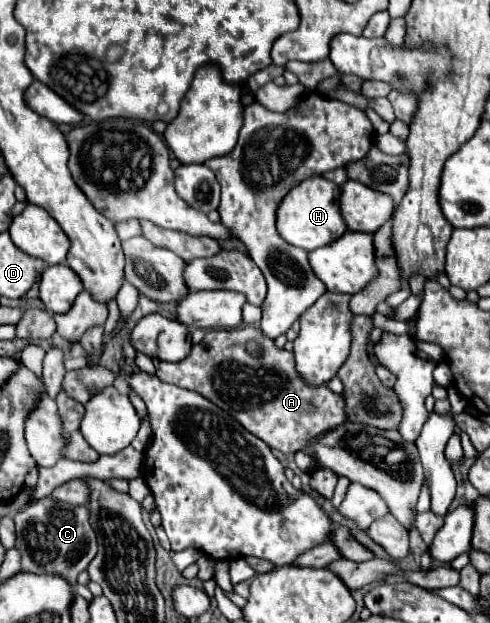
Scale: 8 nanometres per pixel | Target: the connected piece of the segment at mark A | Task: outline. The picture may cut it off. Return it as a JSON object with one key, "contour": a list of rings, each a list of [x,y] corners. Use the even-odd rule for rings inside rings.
{"contour":[[[259,327],[209,331],[201,343],[193,345],[187,359],[159,363],[155,375],[161,381],[201,393],[235,417],[249,433],[281,453],[297,453],[305,449],[311,437],[345,421],[343,395],[331,393],[325,385],[321,389],[309,389],[297,377],[297,371],[293,371],[293,353],[279,349]],[[249,339],[255,339],[265,349],[263,359],[255,359],[245,351]]]}

